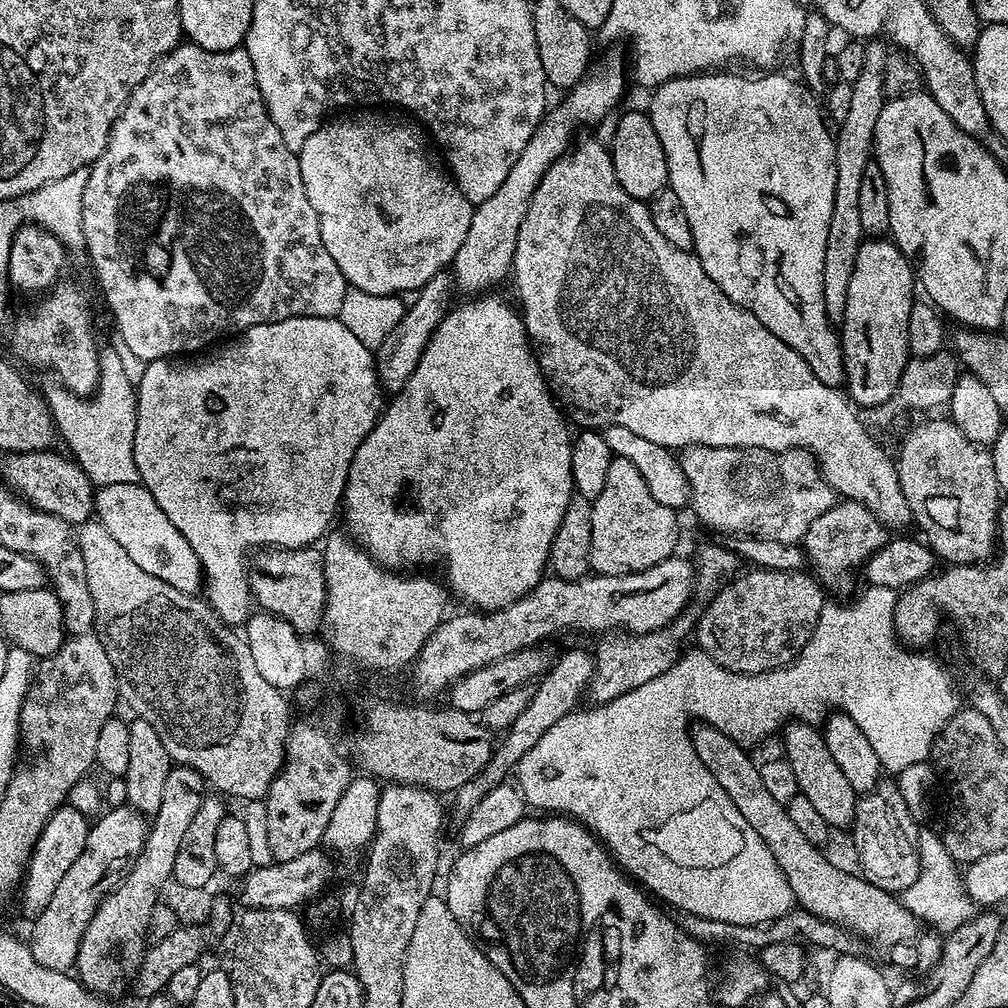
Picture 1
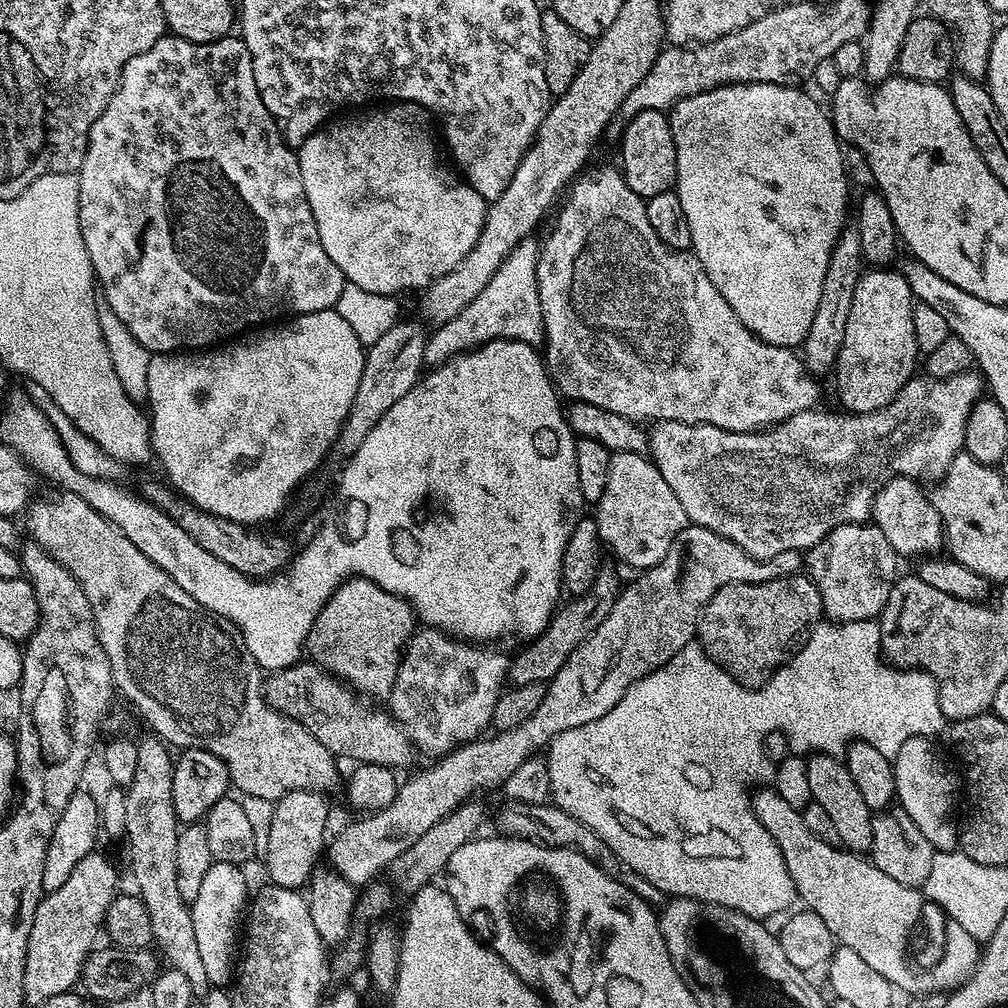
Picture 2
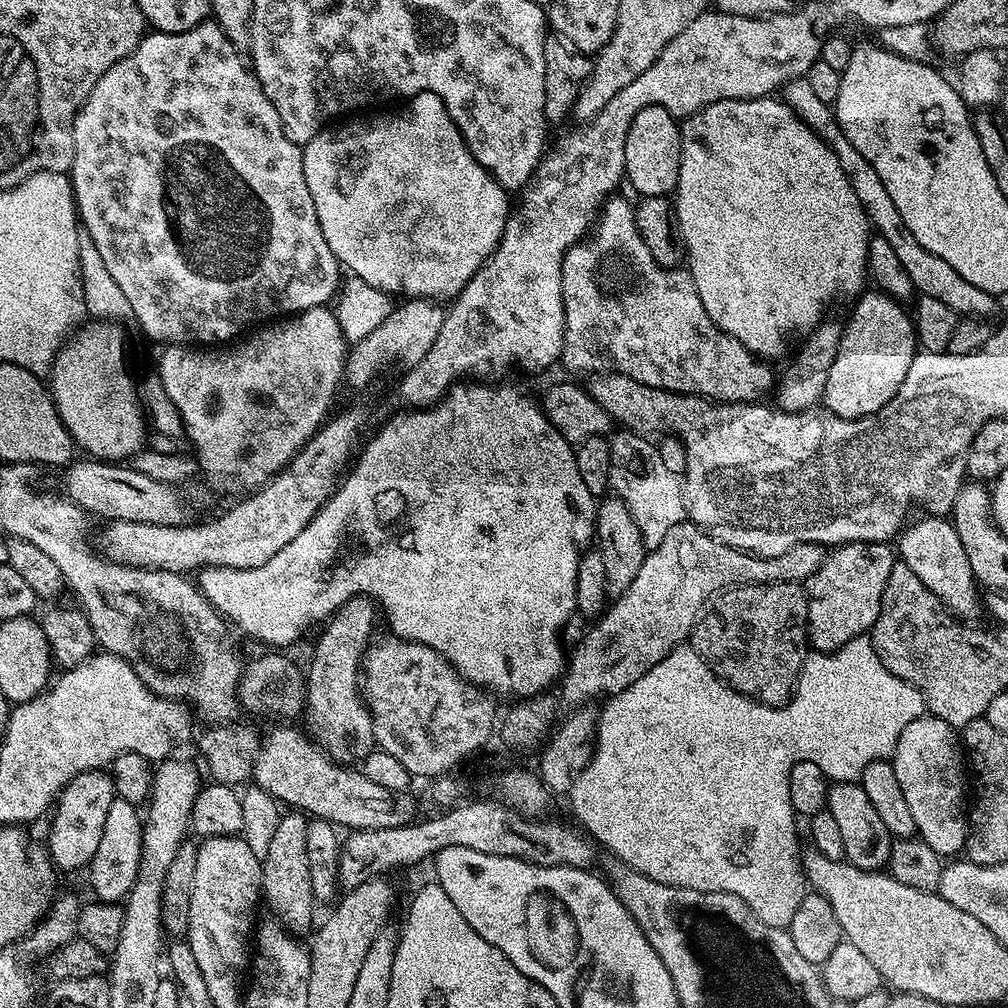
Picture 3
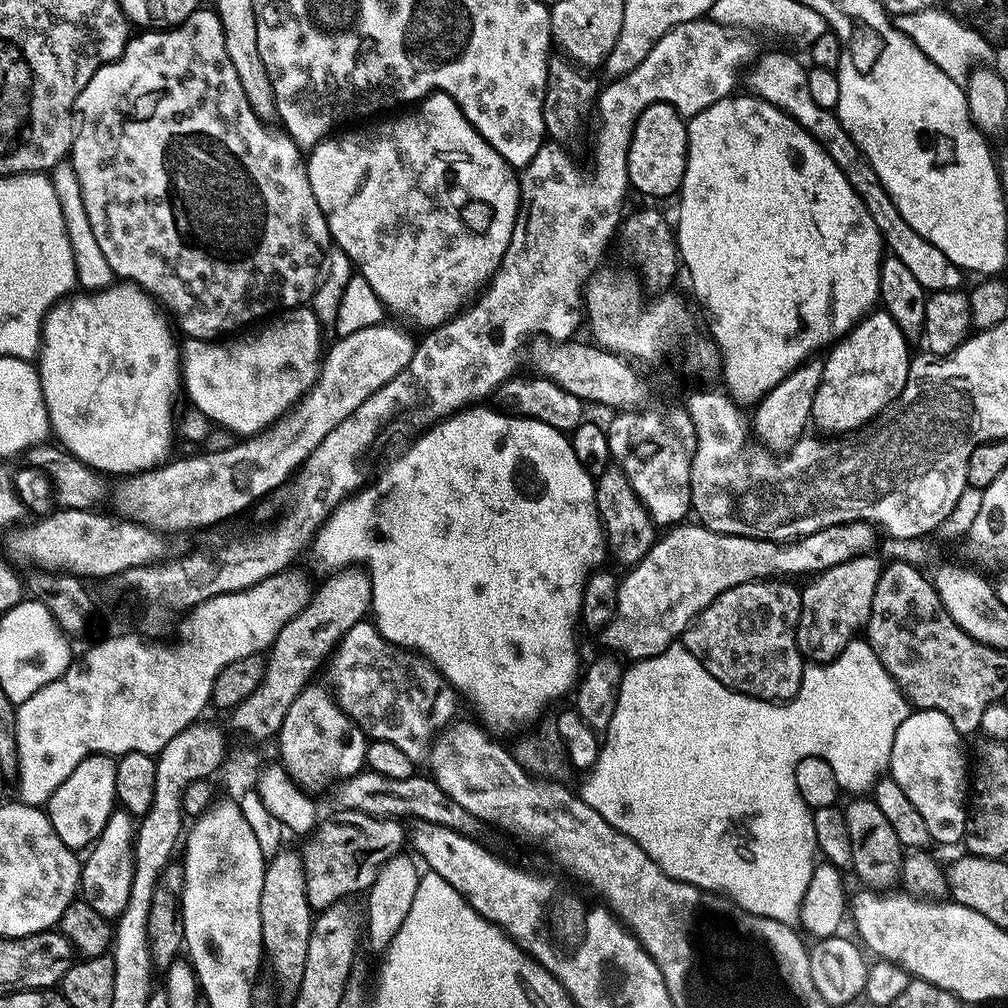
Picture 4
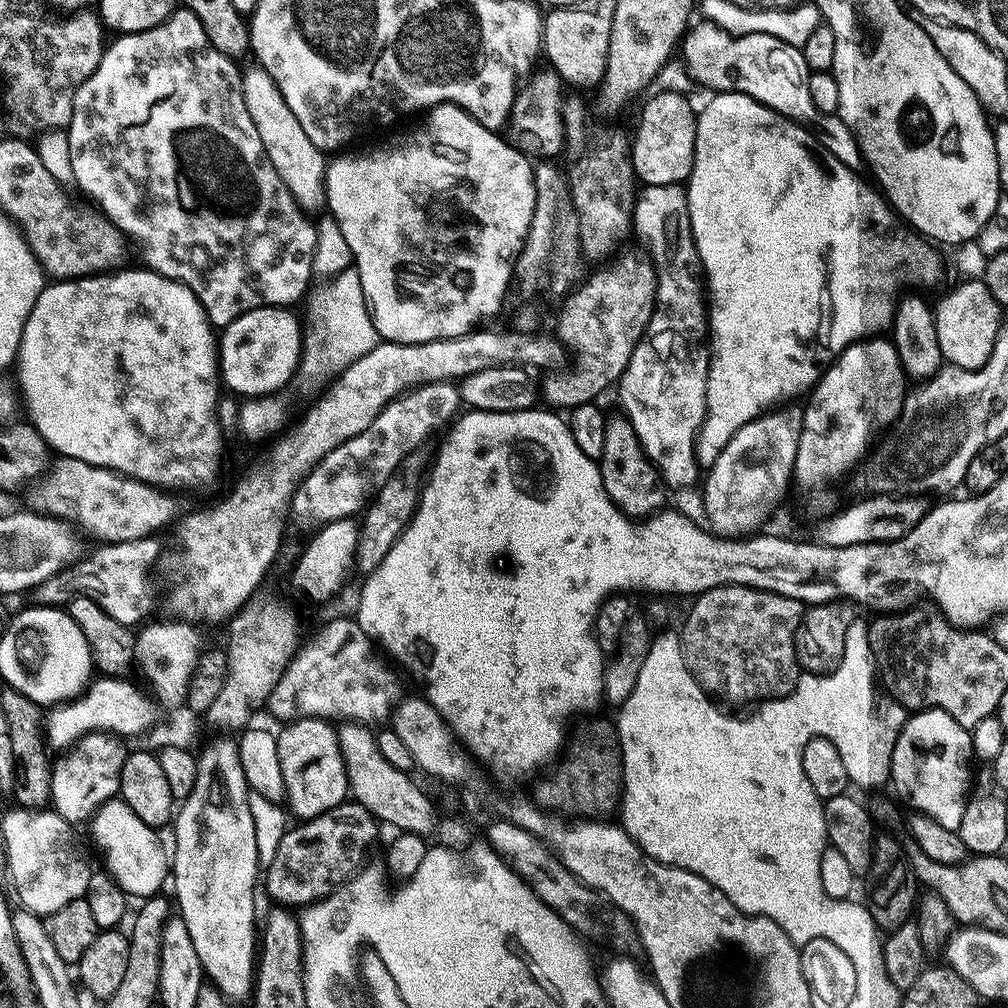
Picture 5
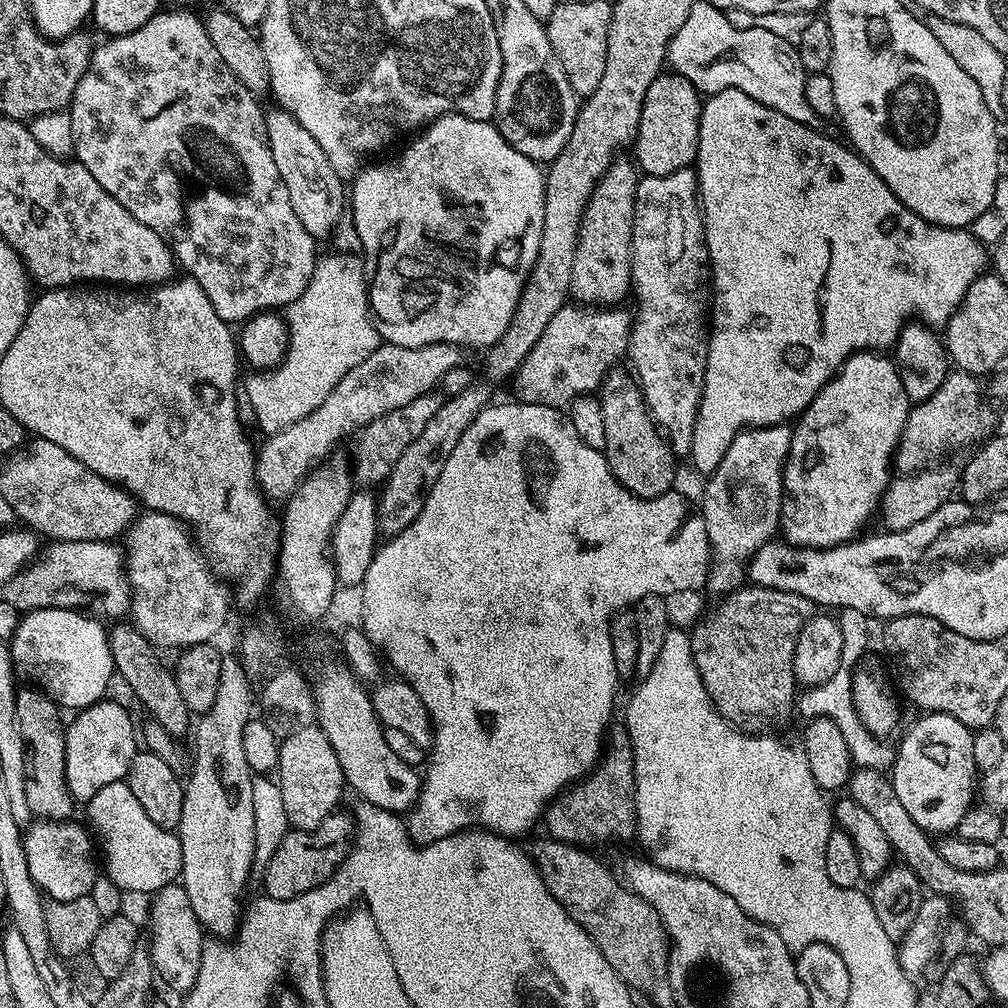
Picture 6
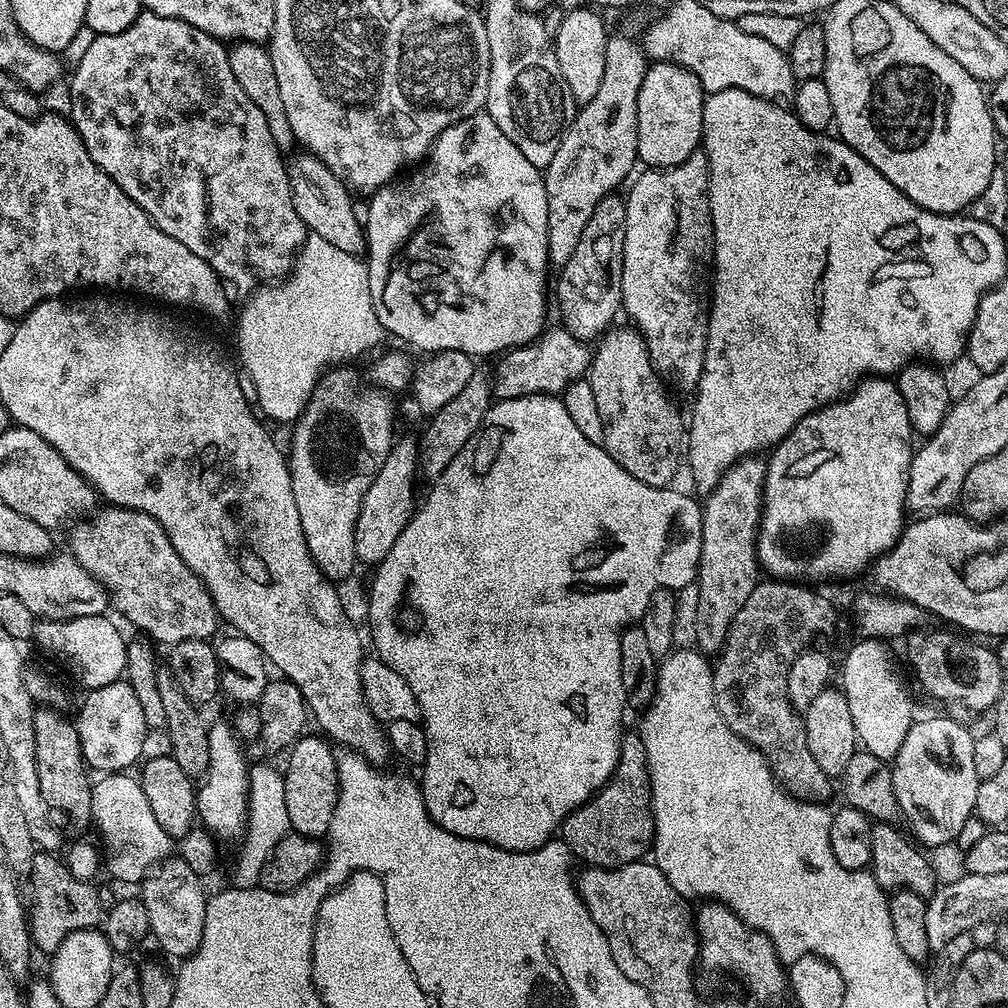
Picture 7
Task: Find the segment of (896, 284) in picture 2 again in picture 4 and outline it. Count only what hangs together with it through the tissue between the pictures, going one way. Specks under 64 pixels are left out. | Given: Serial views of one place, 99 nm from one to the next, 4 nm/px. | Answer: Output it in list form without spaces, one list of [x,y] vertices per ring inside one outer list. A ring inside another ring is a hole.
[[[876,310],[865,316],[848,335],[841,336],[831,345],[828,360],[823,361],[822,382],[812,399],[811,423],[817,424],[824,434],[851,434],[863,428],[869,420],[875,420],[892,401],[900,397],[902,386],[906,386],[910,363],[908,348],[910,341],[904,337],[902,330],[898,330],[888,312]]]

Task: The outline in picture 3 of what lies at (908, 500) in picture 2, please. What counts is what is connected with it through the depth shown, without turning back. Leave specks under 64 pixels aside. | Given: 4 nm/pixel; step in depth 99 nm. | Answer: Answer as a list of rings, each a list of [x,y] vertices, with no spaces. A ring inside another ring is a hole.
[[[924,514],[921,520],[910,524],[898,536],[898,541],[900,540],[899,559],[906,566],[910,566],[914,574],[918,574],[918,582],[922,582],[926,590],[934,593],[950,613],[960,618],[970,618],[966,616],[972,616],[978,610],[980,612],[982,592],[970,570],[966,550],[962,550],[962,538],[958,538],[958,530],[953,526],[951,519]]]

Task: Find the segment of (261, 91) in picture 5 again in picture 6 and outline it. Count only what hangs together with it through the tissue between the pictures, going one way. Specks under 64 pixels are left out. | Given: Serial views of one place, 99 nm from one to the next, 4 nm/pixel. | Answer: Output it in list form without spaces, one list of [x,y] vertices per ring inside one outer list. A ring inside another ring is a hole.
[[[274,106],[267,109],[264,115],[264,131],[268,145],[274,157],[278,174],[286,185],[290,197],[290,206],[298,217],[298,222],[314,238],[330,233],[341,223],[341,216],[346,212],[346,186],[342,177],[330,165],[330,156],[325,154],[317,138],[303,123],[285,111],[283,107]],[[318,164],[324,168],[319,169]]]

